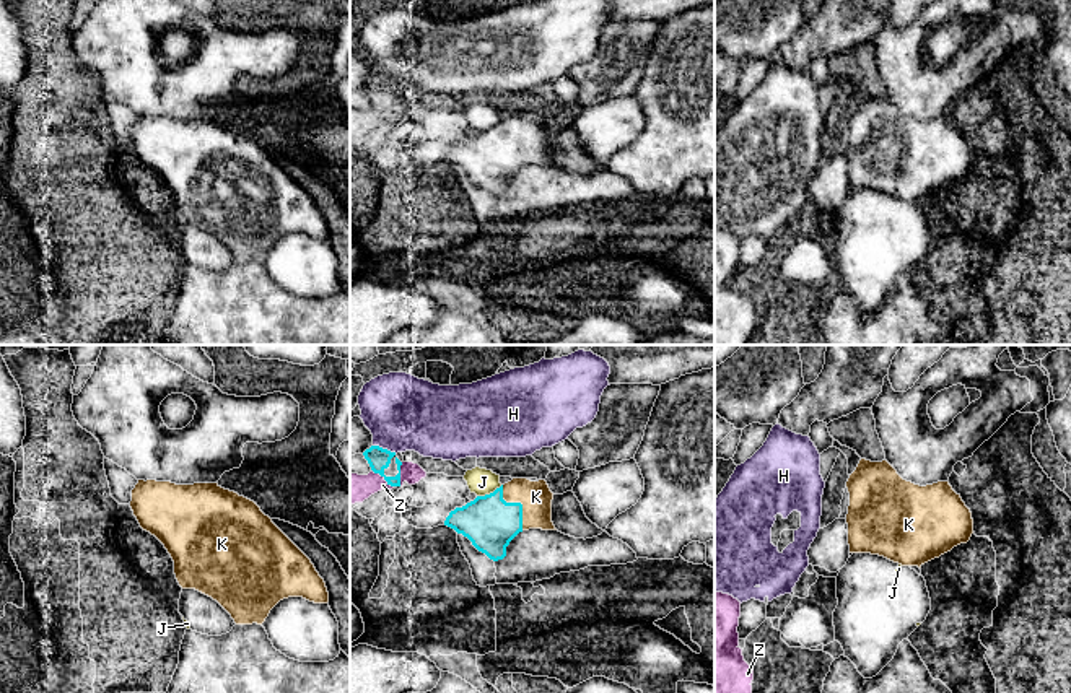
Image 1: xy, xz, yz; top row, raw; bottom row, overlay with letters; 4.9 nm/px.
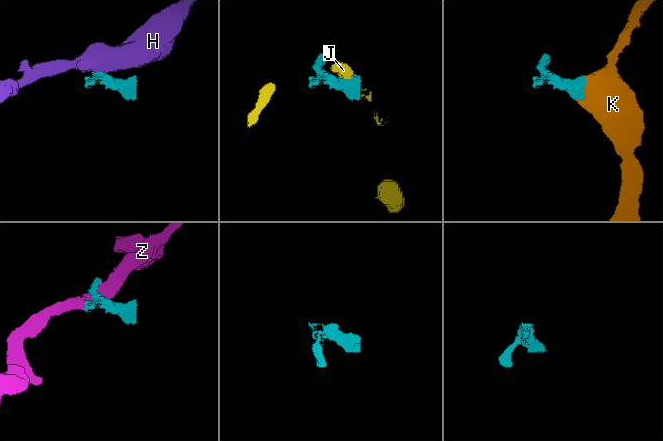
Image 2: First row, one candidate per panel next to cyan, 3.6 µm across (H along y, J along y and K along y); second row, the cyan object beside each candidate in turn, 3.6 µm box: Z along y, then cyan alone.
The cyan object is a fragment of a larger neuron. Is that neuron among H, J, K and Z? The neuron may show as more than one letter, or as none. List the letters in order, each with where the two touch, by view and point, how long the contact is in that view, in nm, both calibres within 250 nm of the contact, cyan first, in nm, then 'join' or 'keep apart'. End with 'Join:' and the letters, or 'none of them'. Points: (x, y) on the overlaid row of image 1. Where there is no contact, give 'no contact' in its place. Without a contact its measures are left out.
H: meets cyan in xz at (384, 449); contact 130 nm long; 110 nm thick on the cyan side, 380 nm on the other; keep apart
J: meets cyan in xz at (490, 493); contact 140 nm long; 260 nm thick on the cyan side, 130 nm on the other; keep apart
K: meets cyan in xz at (518, 503); contact 240 nm long; 260 nm thick on the cyan side, 160 nm on the other; join
Z: meets cyan in xz at (383, 475); contact 140 nm long; 110 nm thick on the cyan side, 150 nm on the other; keep apart
Join: K

